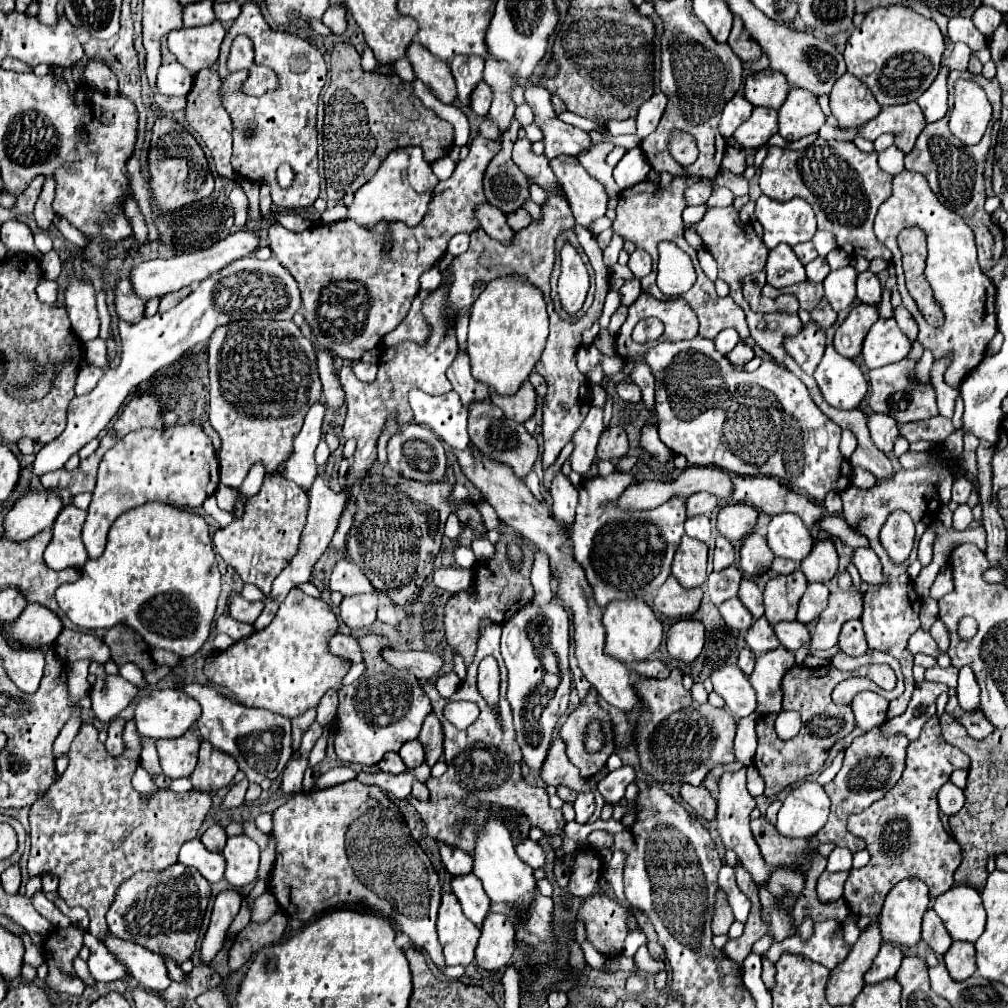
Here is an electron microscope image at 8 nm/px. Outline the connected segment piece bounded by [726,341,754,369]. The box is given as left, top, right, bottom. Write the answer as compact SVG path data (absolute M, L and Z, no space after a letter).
M740 341L726 357L728 357L728 361L730 361L736 369L740 369L740 367L744 367L744 365L754 357L754 351L752 351L746 343Z

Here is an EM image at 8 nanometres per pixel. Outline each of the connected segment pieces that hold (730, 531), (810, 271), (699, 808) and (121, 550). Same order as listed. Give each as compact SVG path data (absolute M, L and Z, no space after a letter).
M732 503L720 509L718 513L718 531L728 541L736 543L746 537L758 519L758 511L746 503Z
M816 257L814 261L810 261L806 265L806 275L810 281L814 283L822 283L826 279L826 275L830 273L830 267L826 263L826 257Z
M684 783L684 785L680 785L678 793L680 793L680 797L682 797L700 817L704 817L704 819L710 821L710 819L716 815L716 799L714 799L714 797L710 795L710 791L704 789L702 785L700 785L700 787L694 787L694 785L690 785L690 783Z
M146 503L136 509L126 511L124 515L120 515L114 521L114 525L110 527L106 551L102 553L102 557L96 561L86 561L86 565L82 567L82 577L76 583L66 583L66 585L58 587L58 605L68 615L68 619L72 623L76 623L78 627L114 627L118 623L124 623L124 625L132 627L134 631L138 631L150 649L160 647L160 649L168 649L168 651L176 653L178 657L190 657L204 645L204 641L210 633L210 625L212 625L214 611L216 611L216 599L220 595L220 571L216 567L218 567L216 551L209 533L209 526L200 515L184 511L184 509L176 509L166 503Z

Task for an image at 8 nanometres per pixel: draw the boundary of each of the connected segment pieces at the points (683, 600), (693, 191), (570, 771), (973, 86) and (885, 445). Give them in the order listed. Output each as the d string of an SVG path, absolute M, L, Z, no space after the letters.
M672 575L658 589L654 607L666 617L690 617L698 611L702 601L702 589L684 589Z
M704 179L704 183L694 185L694 187L684 191L684 201L686 201L686 205L704 205L708 201L710 193L712 193L710 191L710 181Z
M554 739L546 757L546 763L542 767L542 781L546 785L564 785L576 793L588 793L594 791L596 781L580 777L578 767L574 767L566 755L566 743L562 739Z
M956 81L954 107L950 113L950 131L966 145L976 145L988 127L992 105L984 89L974 81Z
M874 413L872 417L868 417L868 429L872 435L874 445L882 451L882 453L890 453L894 447L896 437L900 435L898 423L884 413Z

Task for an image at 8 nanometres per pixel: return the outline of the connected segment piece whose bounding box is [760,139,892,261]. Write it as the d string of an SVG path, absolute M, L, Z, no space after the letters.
M816 139L804 151L790 151L784 147L770 147L762 163L760 189L776 201L790 201L794 197L806 199L818 219L818 229L832 231L838 247L848 253L862 255L868 261L882 257L892 261L892 253L874 239L872 223L882 199L890 197L892 175L882 171L876 153L860 151L852 141Z

